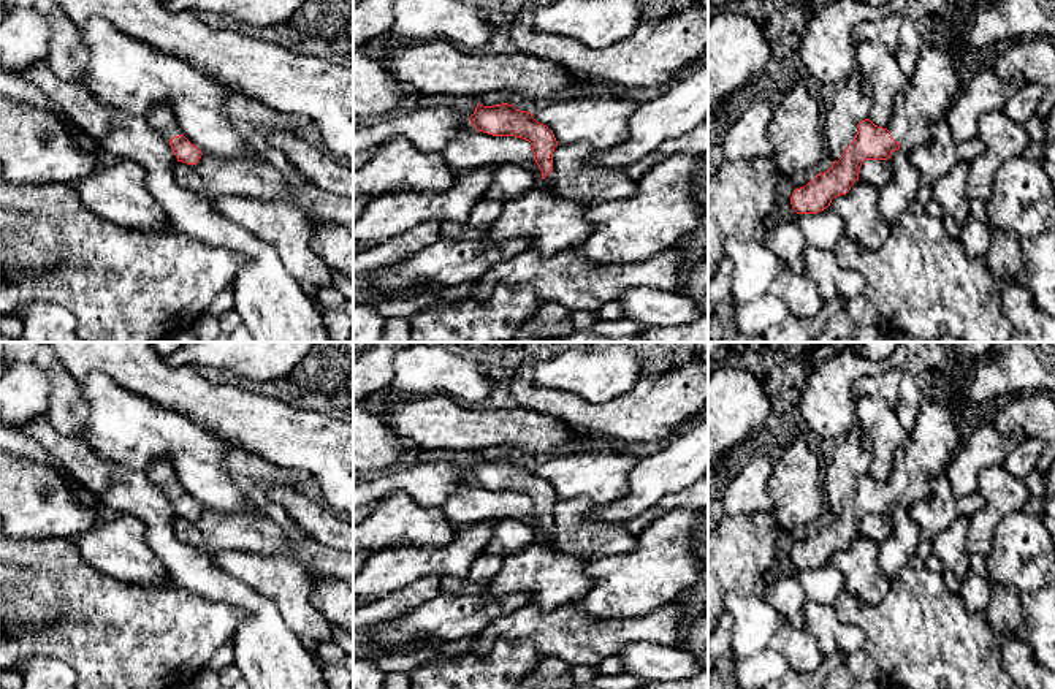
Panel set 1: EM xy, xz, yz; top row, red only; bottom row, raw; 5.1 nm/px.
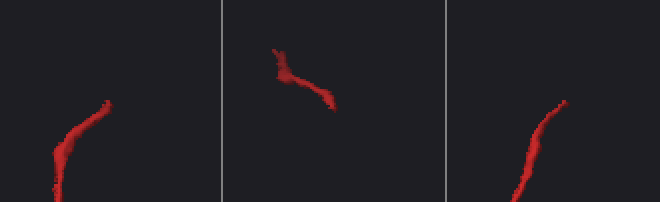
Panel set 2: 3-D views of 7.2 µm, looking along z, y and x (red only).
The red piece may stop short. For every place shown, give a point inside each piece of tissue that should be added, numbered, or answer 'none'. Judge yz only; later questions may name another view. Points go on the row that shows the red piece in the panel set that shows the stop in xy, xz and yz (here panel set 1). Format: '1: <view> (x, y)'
1: yz (924, 100)

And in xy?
1: xy (162, 118)

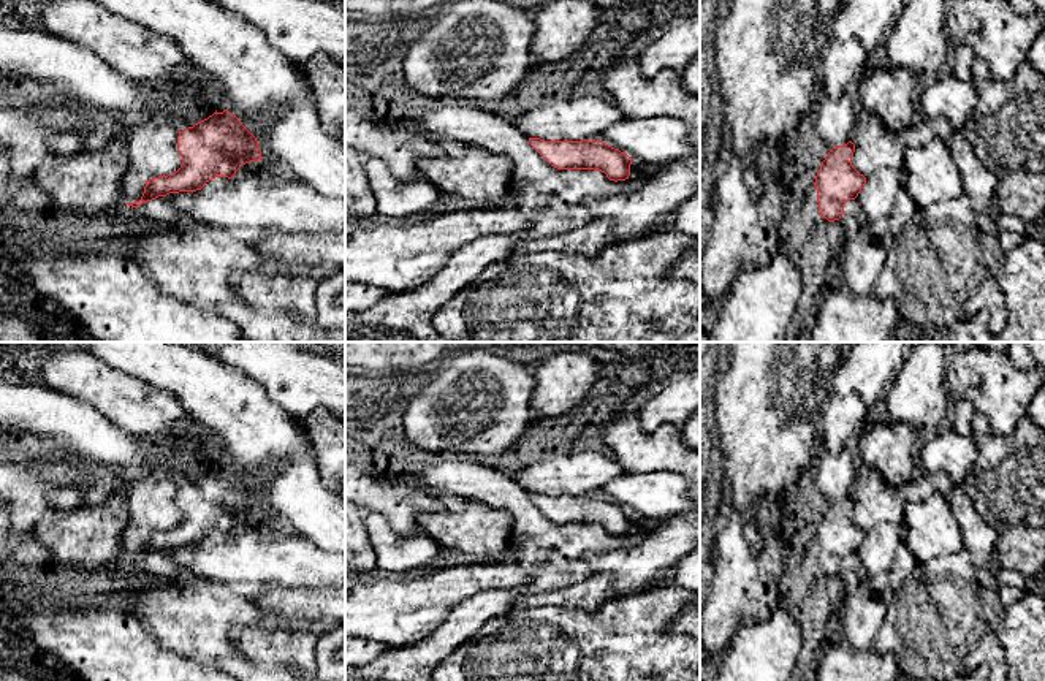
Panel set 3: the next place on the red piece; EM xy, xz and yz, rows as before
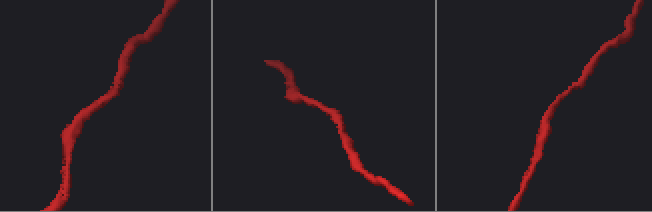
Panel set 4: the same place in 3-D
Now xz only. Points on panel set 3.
none

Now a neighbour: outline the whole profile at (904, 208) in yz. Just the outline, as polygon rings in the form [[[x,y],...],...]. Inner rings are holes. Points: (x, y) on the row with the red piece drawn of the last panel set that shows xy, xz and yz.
[[[901,187],[896,192],[895,209],[888,217],[888,231],[893,236],[899,234],[904,228],[904,223],[910,220],[917,214],[918,207],[907,195],[907,192]]]

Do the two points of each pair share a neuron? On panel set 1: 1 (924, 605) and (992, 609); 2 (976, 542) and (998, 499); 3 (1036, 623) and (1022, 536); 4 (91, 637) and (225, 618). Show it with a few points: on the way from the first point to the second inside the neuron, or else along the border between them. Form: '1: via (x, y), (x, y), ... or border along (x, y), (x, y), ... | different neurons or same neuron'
1: border along (982, 610), (987, 623), (1005, 637) | different neurons
2: via (981, 531), (995, 510) | same neuron
3: via (1036, 601), (1036, 582), (1024, 558) | same neuron
4: via (124, 637), (165, 637), (192, 628) | same neuron

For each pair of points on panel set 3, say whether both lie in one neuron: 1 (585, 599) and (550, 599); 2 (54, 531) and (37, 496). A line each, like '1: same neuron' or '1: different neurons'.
1: same neuron
2: different neurons

